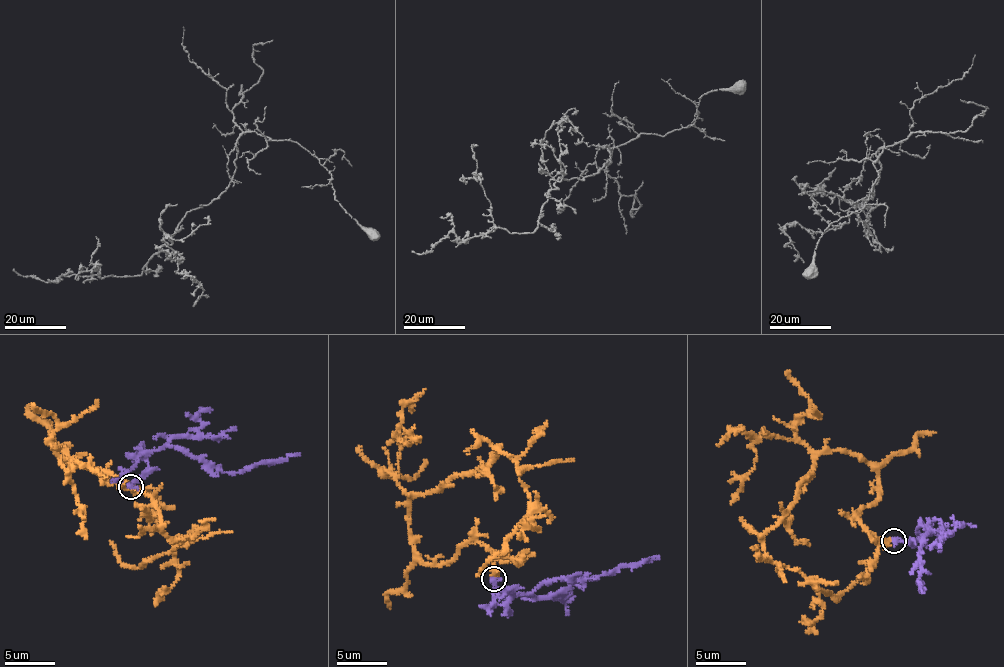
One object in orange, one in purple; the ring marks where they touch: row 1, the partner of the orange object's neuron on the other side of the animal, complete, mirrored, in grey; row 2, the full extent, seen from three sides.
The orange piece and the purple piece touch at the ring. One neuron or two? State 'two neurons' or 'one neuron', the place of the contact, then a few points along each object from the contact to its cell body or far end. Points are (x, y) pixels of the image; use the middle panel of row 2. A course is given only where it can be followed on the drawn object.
one neuron; at (494, 579); orange runs (493, 578), (478, 542), (423, 562), (408, 522), (410, 500), (500, 450), (532, 507), (476, 576); purple runs (493, 578), (512, 596), (530, 593), (559, 578), (582, 581), (608, 575), (621, 565), (643, 563), (658, 555)

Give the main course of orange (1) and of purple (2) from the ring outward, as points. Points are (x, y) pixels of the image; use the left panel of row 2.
1: (130, 488), (74, 465), (63, 448), (77, 464), (142, 490), (162, 534), (179, 544), (132, 568), (110, 541)
2: (130, 488), (138, 482), (147, 458), (166, 446), (185, 449), (224, 472), (282, 462), (299, 453)

